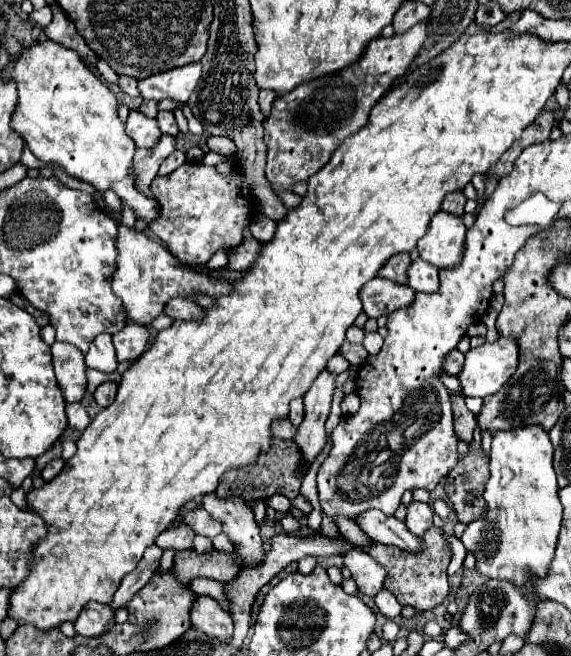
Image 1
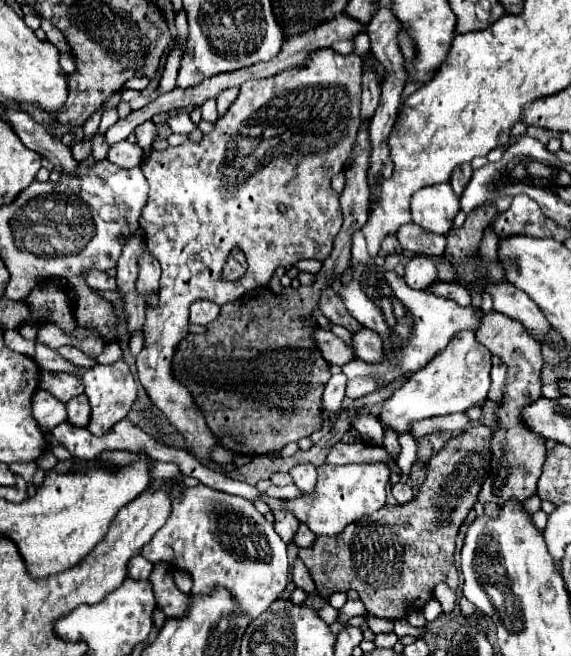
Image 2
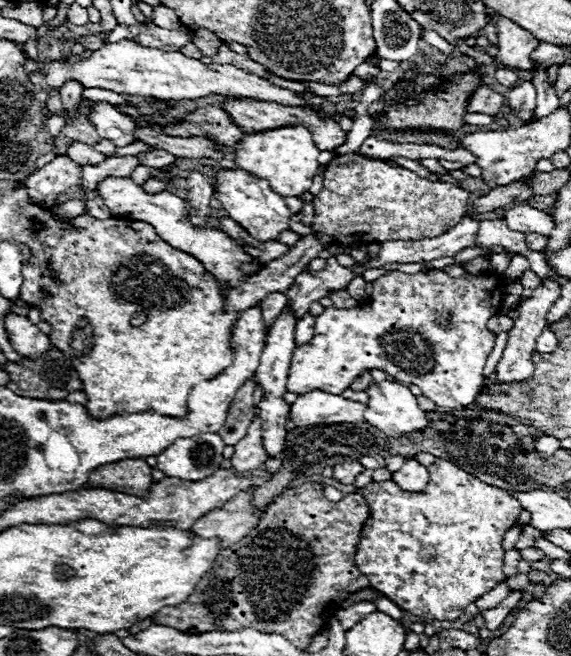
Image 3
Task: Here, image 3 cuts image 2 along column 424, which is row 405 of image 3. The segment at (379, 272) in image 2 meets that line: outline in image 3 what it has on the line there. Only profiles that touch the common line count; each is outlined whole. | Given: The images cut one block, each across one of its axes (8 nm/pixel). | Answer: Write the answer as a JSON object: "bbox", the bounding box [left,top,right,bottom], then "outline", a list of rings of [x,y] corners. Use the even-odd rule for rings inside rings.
{"bbox":[290,390,366,426],"outline":[[[314,390],[296,398],[290,406],[290,418],[296,426],[364,422],[366,404],[346,400],[336,394]]]}

